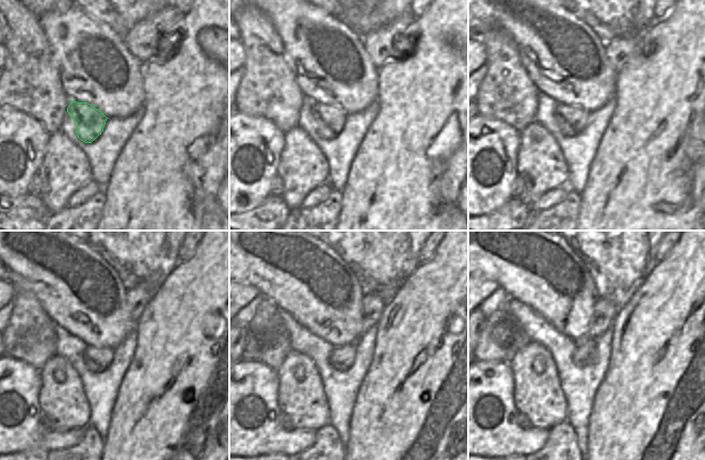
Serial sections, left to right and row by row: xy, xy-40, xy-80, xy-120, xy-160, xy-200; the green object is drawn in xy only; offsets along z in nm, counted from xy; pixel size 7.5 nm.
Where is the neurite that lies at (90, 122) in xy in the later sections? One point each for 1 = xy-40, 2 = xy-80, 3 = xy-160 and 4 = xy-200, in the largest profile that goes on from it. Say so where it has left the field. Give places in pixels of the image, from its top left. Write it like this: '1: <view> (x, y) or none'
1: xy-40 (330, 119)
2: xy-80 (571, 120)
3: xy-160 (341, 358)
4: xy-200 (585, 353)

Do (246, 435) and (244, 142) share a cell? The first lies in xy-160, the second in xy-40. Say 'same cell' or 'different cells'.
same cell

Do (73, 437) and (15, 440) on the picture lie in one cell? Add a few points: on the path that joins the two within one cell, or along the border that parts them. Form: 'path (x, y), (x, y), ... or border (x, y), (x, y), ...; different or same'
path (59, 439), (29, 439); same

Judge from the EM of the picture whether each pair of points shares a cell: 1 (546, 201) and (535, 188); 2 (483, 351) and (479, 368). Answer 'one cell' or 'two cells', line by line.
1: two cells
2: two cells

